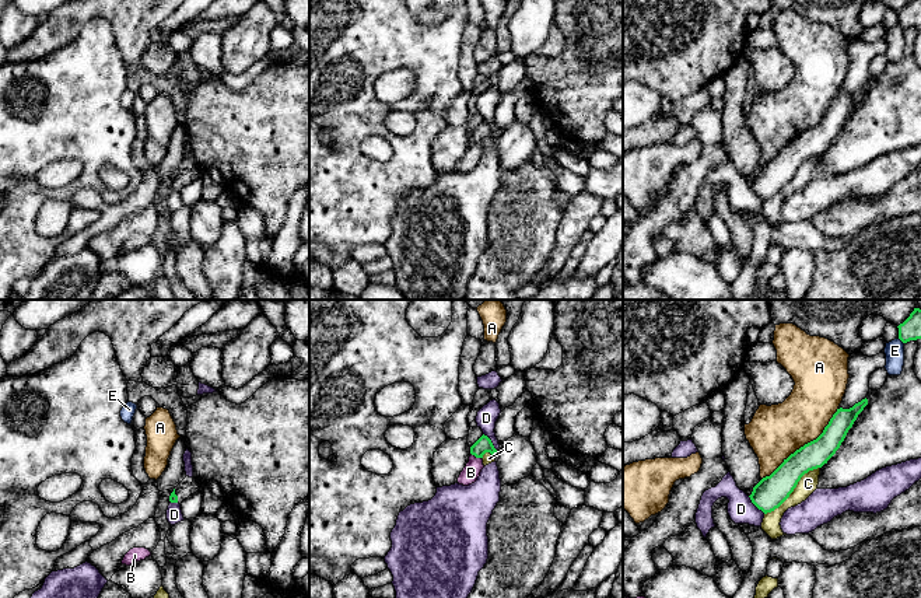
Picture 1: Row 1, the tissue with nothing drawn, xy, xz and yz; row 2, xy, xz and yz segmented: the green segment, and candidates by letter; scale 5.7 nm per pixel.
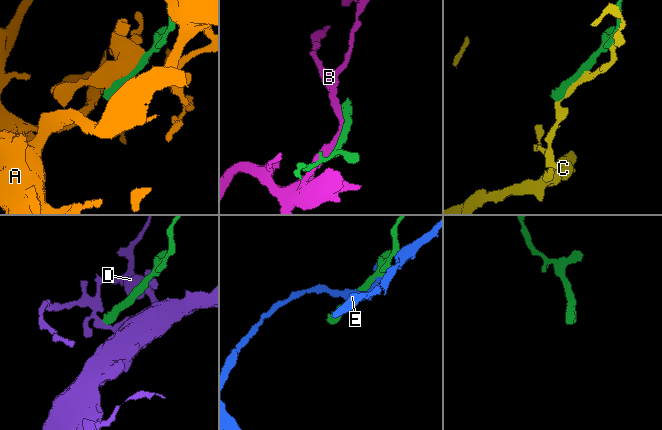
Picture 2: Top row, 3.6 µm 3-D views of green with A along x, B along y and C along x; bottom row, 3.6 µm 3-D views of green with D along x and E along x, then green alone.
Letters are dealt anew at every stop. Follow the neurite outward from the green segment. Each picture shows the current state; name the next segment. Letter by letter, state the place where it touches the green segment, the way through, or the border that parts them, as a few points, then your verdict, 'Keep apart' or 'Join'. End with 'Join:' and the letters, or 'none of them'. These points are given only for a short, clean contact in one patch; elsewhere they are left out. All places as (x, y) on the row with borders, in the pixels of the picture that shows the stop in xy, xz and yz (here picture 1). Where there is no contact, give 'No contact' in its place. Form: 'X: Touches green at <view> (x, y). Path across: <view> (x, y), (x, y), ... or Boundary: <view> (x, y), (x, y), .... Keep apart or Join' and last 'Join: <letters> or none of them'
A: Touches green at yz (805, 444). Keep apart
B: Touches green at xz (476, 457). Keep apart
C: Touches green at yz (792, 490). Keep apart
D: Touches green at yz (756, 506). Boundary: yz (748, 496), (764, 513). Keep apart
E: Touches green at yz (900, 339). Boundary: yz (899, 338), (903, 343). Keep apart
Join: none of them

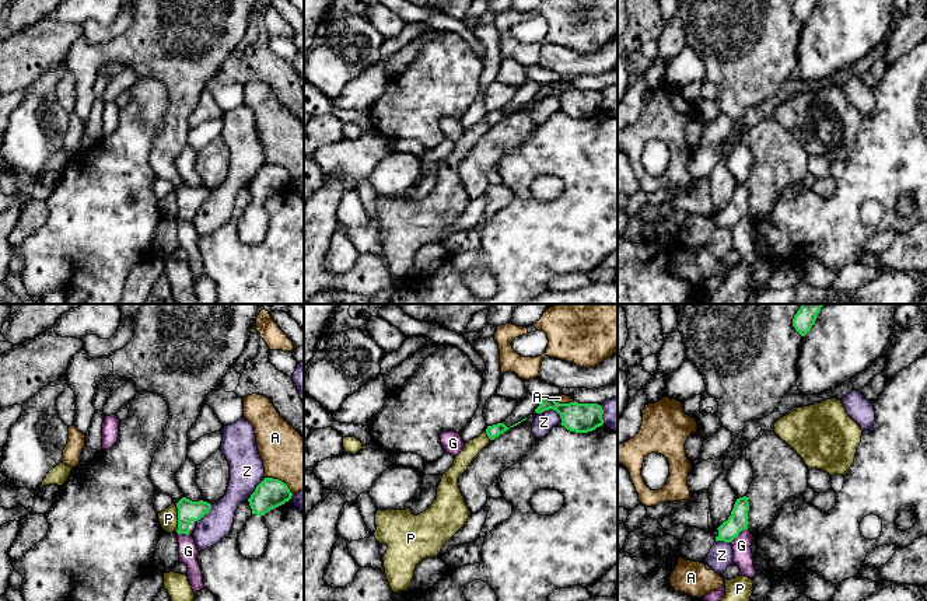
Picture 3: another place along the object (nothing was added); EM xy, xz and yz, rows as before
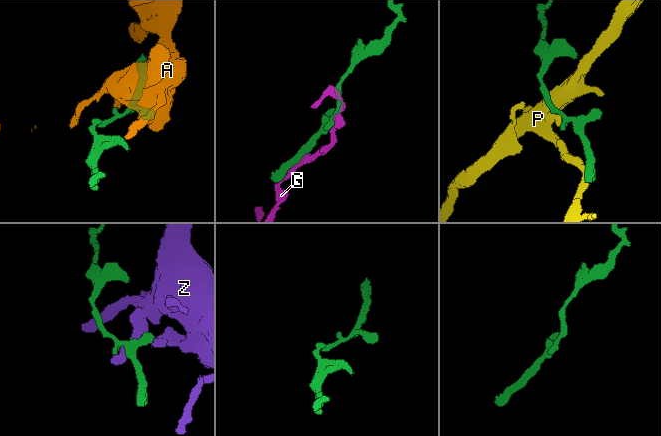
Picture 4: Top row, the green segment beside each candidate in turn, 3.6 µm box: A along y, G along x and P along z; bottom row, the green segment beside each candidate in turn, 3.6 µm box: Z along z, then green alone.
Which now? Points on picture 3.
A: Touches green at xy (280, 481). Boundary: xy (265, 477), (280, 479), (293, 493). Keep apart
G: Touches green at yz (738, 534). Keep apart
P: Touches green at xy (178, 519). Keep apart
Z: Touches green at xz (552, 408). Keep apart
Join: none of them

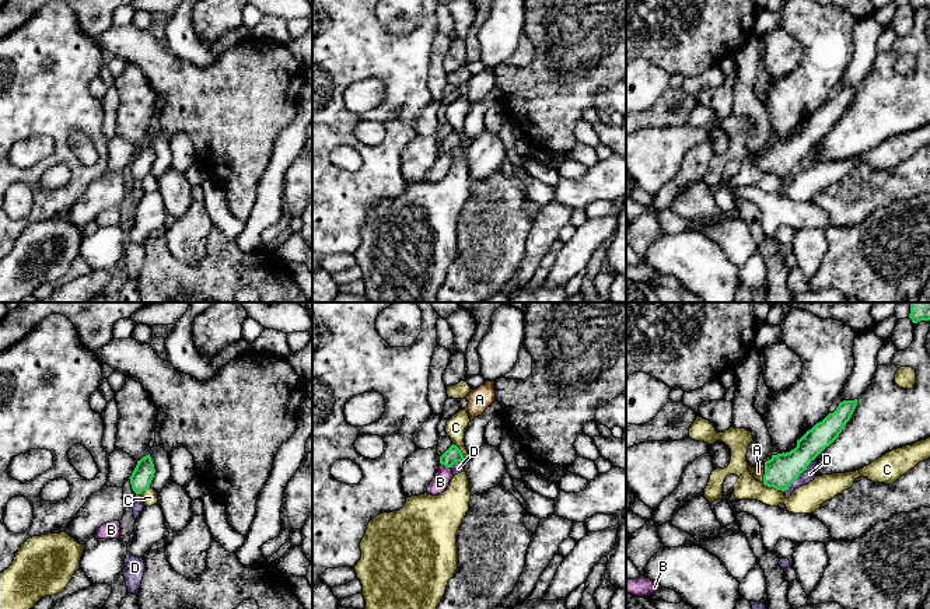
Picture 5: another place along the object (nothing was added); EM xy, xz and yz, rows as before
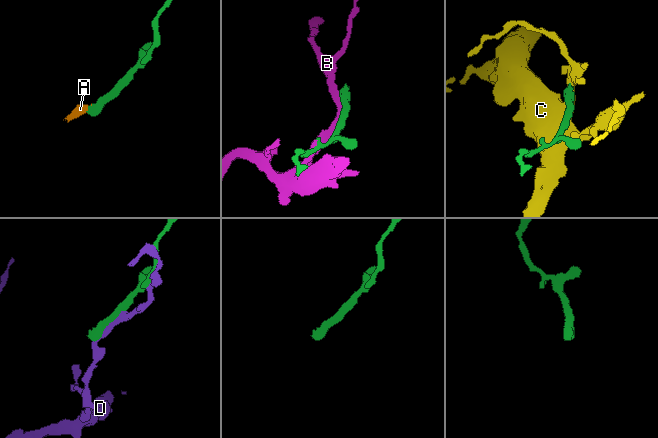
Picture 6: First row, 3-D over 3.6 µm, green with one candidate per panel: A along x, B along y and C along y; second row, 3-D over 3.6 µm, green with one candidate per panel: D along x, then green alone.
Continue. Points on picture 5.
A: Touches green at yz (765, 473). Path across: yz (780, 471), (765, 473), (758, 472). Join
B: Touches green at xz (446, 466). Keep apart
C: Touches green at yz (773, 487). Boundary: yz (762, 483), (783, 492). Keep apart
D: Touches green at yz (800, 473). Keep apart
Join: A

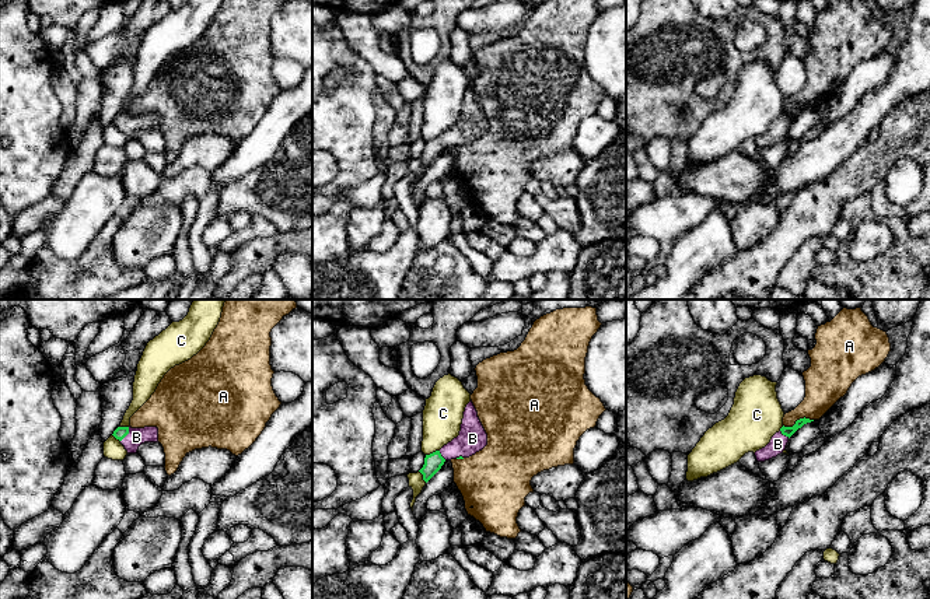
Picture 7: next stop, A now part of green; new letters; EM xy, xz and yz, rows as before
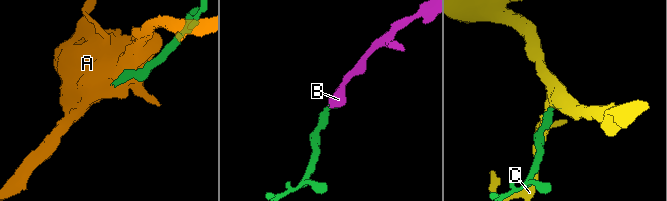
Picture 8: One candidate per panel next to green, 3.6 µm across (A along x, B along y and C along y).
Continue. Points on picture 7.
A: Touches green at yz (797, 420). Boundary: yz (813, 419), (803, 417), (792, 426), (783, 426). Keep apart
B: Touches green at xy (126, 434). Path across: xy (119, 433), (126, 434), (136, 437). Join
C: Touches green at xz (433, 452). Boundary: xz (439, 449), (426, 455). Keep apart
Join: B

